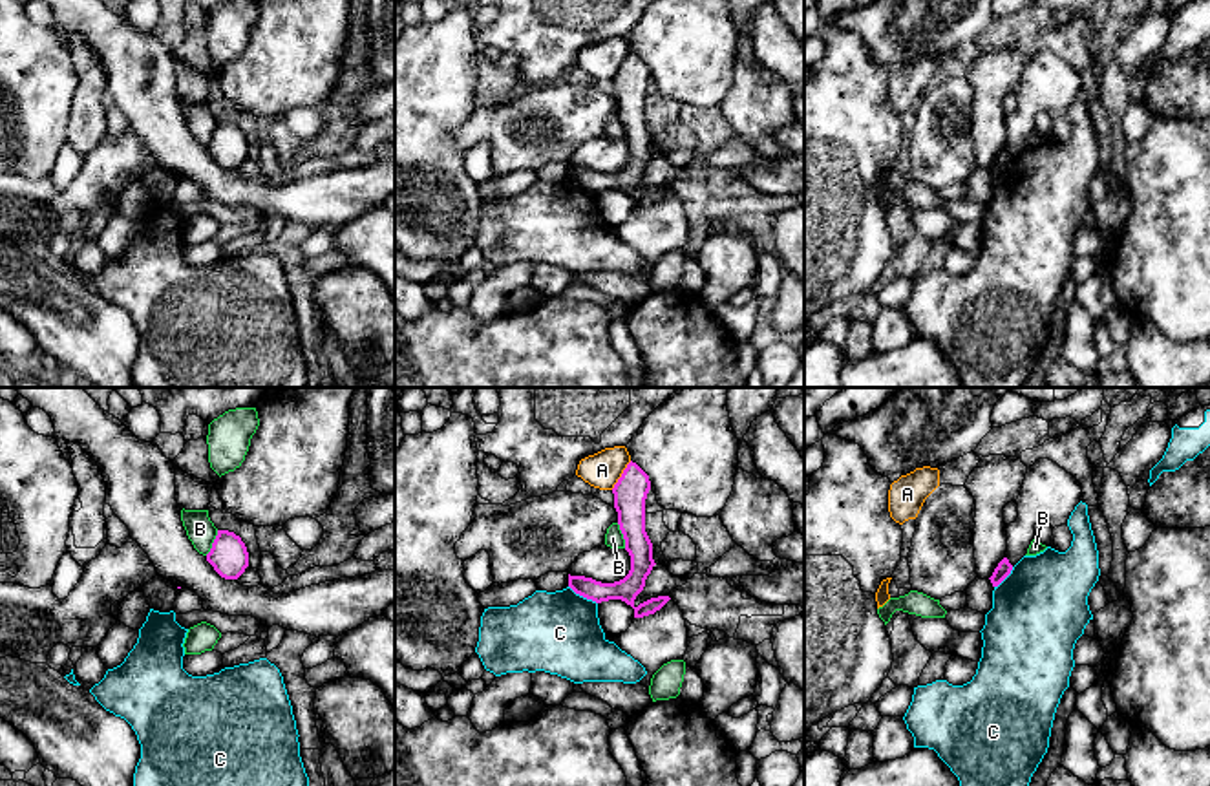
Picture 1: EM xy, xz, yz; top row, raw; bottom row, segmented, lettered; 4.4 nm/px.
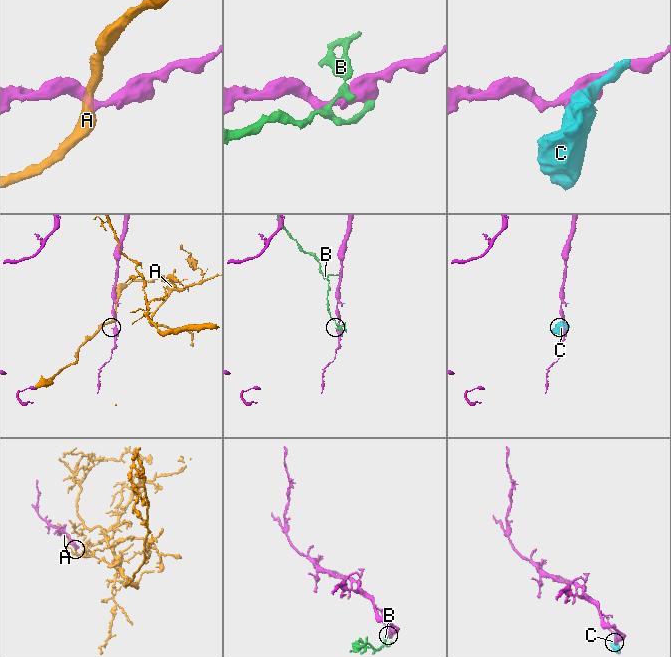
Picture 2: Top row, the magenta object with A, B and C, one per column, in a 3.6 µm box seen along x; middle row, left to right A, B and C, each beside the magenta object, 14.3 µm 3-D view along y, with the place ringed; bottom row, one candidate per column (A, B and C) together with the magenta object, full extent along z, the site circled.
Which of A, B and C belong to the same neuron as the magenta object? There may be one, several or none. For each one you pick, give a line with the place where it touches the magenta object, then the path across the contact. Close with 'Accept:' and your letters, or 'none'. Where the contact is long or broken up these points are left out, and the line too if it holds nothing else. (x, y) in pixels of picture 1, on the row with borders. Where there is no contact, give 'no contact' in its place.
Accept: none

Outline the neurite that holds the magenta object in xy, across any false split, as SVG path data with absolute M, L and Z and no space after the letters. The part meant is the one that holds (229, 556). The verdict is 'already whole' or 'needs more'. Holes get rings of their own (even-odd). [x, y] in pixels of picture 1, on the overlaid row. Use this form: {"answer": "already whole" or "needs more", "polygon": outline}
{"answer": "already whole", "polygon": "M218 530L207 561L225 579L238 579L249 567L249 552L239 536Z"}

